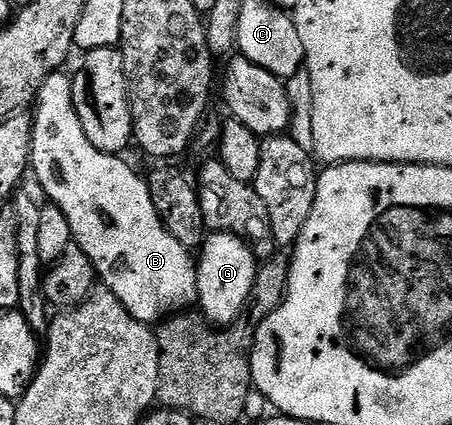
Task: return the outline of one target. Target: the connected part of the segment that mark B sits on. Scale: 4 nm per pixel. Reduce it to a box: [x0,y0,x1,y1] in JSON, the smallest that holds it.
[30,71,198,323]

